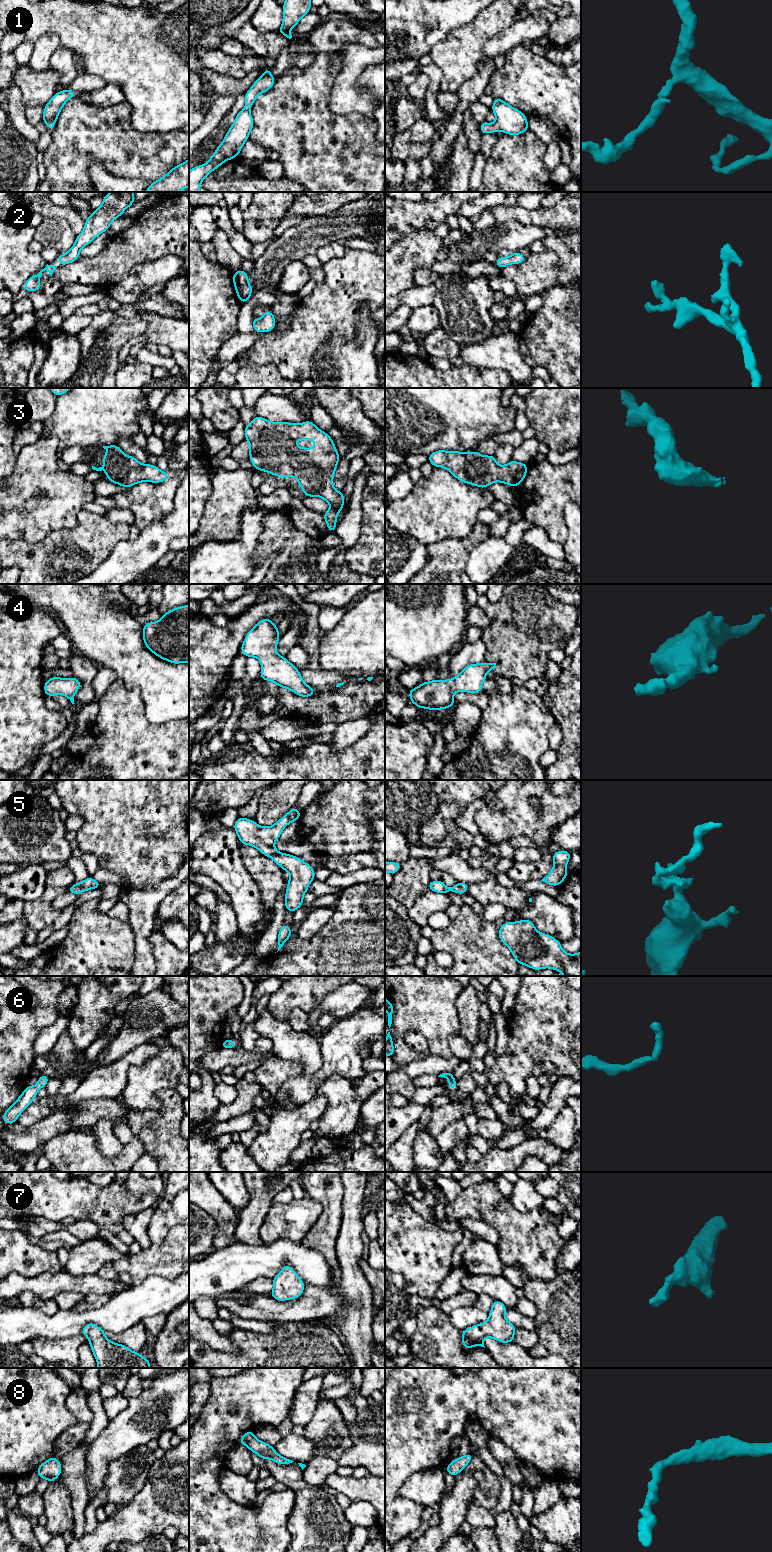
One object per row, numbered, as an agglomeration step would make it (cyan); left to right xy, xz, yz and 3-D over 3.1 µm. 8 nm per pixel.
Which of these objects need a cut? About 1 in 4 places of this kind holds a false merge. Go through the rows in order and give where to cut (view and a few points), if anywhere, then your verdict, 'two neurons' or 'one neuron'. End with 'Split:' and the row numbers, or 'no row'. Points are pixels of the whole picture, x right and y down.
1: cut none; one neuron
2: cut none; one neuron
3: cut none; one neuron
4: cut none; one neuron
5: cut none; one neuron
6: cut none; one neuron
7: cut none; one neuron
8: cut none; one neuron
Split: no row

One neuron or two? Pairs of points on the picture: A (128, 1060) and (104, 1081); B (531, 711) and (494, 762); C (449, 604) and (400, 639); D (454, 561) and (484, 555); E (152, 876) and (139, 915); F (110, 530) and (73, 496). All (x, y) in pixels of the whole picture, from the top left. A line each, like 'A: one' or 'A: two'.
A: one
B: one
C: one
D: two
E: two
F: two

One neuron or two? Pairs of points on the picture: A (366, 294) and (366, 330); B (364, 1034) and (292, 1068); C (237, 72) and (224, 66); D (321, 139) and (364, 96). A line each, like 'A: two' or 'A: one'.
A: two
B: two
C: one
D: two

